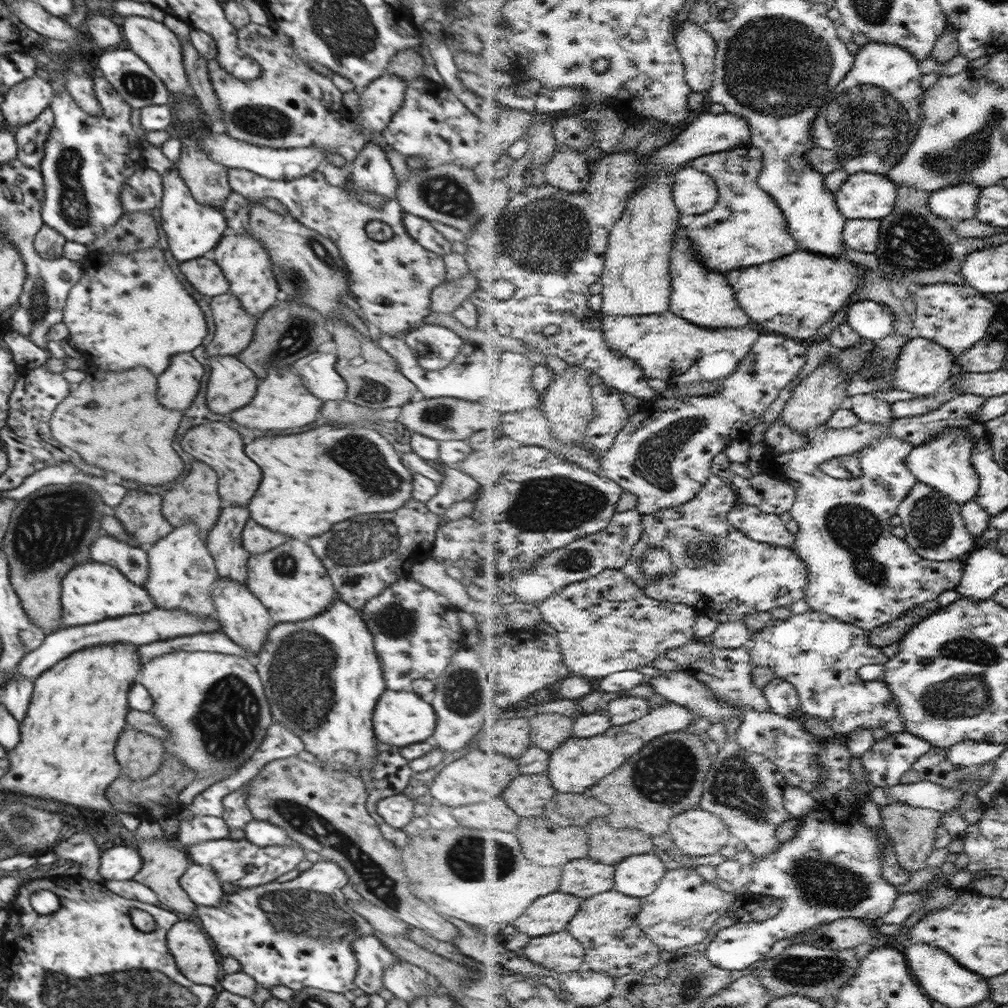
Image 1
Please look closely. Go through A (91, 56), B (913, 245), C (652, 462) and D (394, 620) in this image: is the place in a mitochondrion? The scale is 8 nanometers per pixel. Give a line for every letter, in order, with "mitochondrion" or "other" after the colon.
A: other
B: mitochondrion
C: mitochondrion
D: mitochondrion

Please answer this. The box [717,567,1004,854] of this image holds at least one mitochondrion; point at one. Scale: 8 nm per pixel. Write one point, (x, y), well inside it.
(966, 695)

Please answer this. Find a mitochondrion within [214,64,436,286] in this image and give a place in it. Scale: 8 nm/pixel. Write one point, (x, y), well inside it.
(262, 121)

